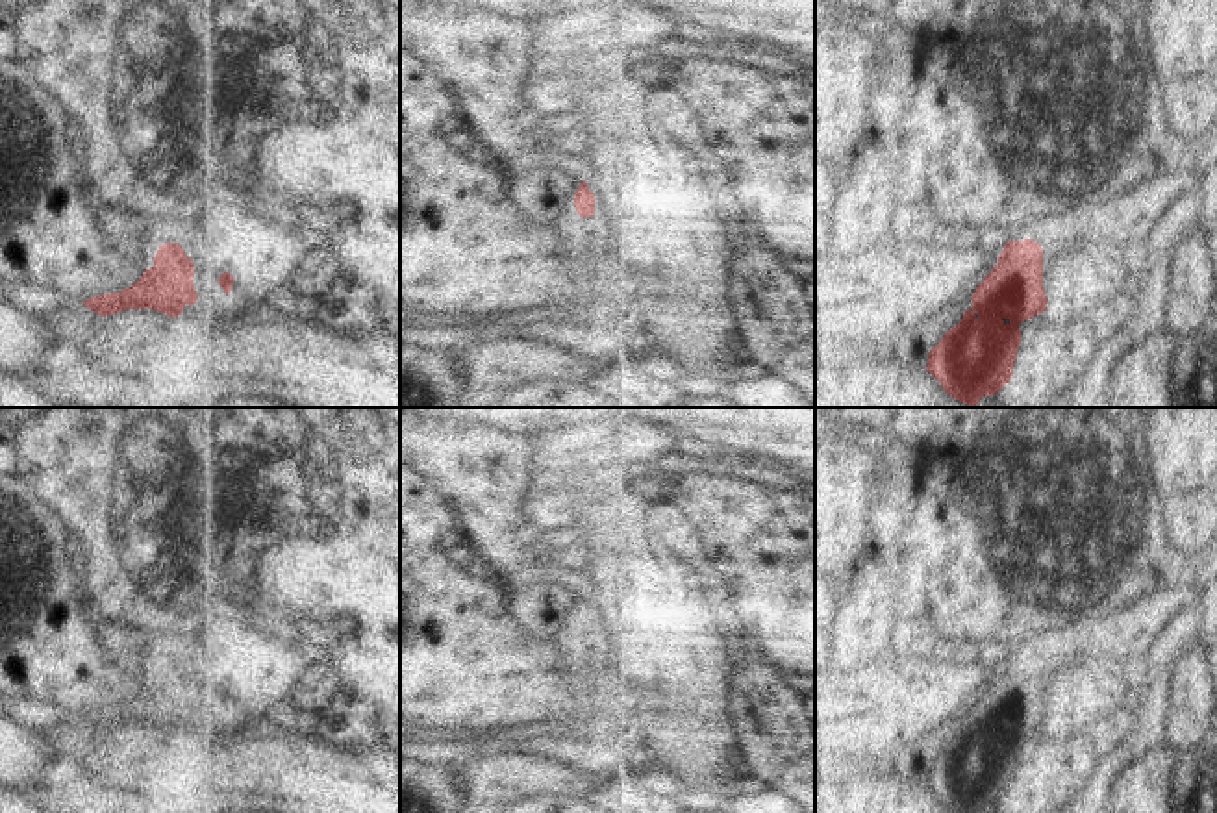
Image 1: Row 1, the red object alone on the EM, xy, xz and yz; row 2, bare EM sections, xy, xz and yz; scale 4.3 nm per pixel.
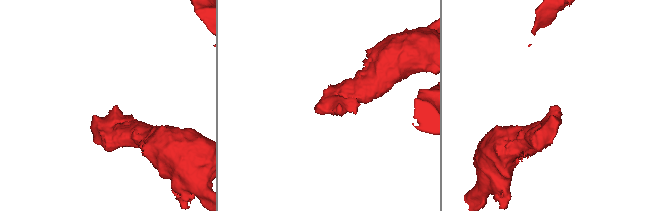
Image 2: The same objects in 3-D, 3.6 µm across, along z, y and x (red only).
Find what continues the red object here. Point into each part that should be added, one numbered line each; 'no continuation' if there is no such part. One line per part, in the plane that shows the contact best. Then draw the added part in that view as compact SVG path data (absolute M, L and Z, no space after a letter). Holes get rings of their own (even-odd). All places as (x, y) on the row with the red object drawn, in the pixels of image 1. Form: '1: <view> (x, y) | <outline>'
1: xy (171, 226) | M163 211L159 219L148 220L146 228L156 237L157 246L165 243L183 243L187 233L194 230L194 215Z

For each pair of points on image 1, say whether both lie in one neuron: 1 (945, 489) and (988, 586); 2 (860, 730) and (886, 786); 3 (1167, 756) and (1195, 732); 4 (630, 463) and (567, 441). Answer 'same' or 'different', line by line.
1: same
2: different
3: different
4: same

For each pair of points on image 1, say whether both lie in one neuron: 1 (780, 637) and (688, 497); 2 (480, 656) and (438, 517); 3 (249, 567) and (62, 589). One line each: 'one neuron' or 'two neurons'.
1: one neuron
2: one neuron
3: two neurons

